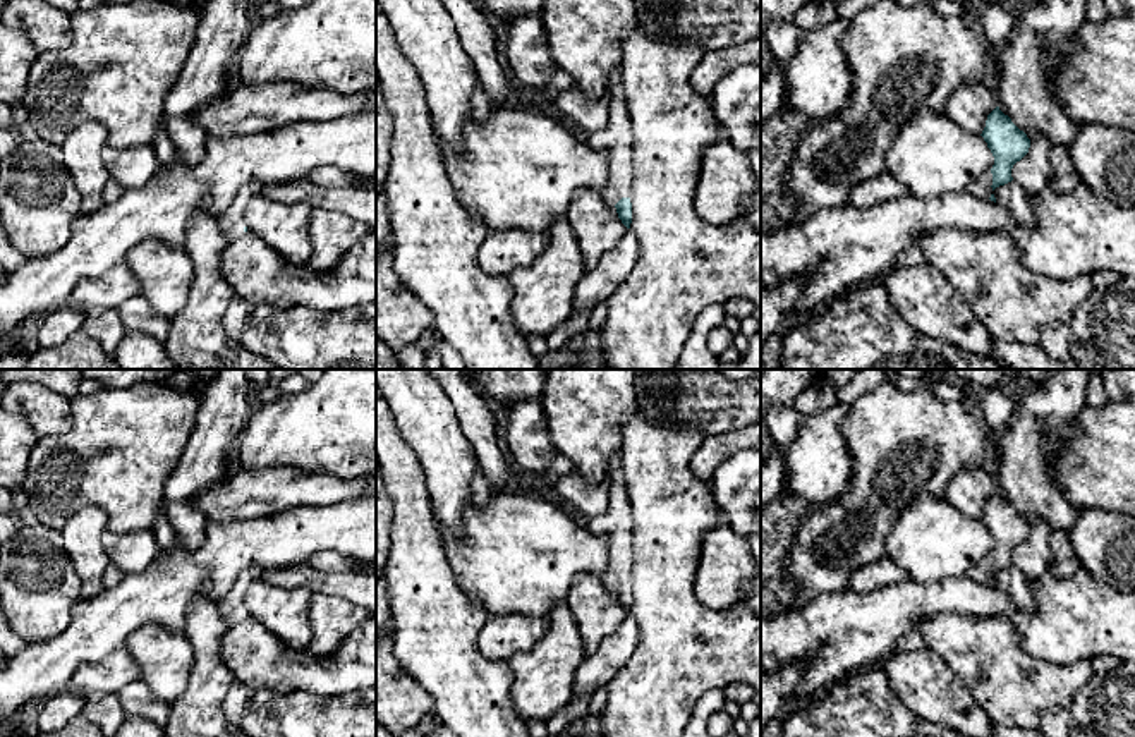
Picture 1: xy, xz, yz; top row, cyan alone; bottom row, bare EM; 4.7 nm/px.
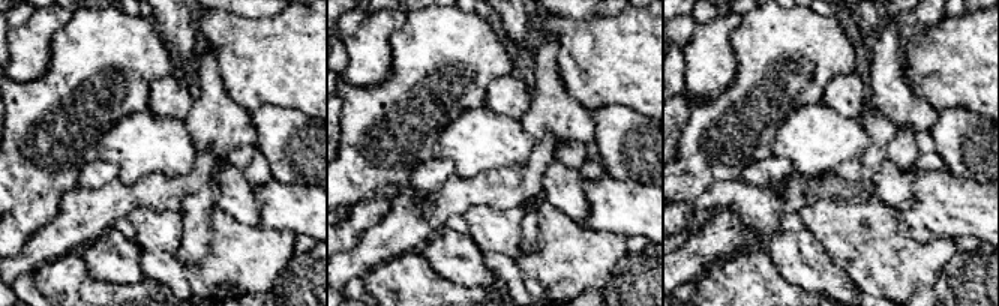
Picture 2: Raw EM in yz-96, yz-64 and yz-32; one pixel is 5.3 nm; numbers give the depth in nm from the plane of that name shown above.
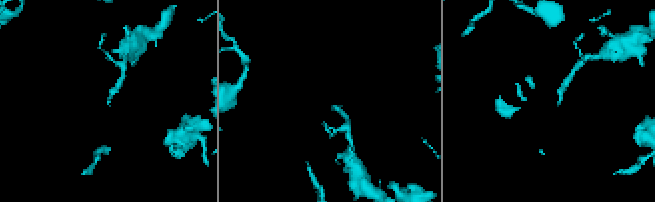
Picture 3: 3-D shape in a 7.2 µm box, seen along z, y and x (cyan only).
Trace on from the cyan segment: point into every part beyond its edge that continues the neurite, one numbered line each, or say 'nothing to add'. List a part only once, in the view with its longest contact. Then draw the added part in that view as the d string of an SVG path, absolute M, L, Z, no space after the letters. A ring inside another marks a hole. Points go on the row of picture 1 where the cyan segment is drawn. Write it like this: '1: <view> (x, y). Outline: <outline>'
1: yz (983, 189). Outline: M989 170L979 179L977 186L970 191L974 191L980 199L989 199L992 192L991 186L992 186L992 174Z

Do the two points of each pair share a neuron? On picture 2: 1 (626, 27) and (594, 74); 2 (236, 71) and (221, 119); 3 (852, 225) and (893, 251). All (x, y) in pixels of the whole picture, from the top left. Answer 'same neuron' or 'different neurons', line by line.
1: same neuron
2: different neurons
3: same neuron

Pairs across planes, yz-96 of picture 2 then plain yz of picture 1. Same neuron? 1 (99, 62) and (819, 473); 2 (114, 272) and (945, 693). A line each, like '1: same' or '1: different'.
1: different
2: same

